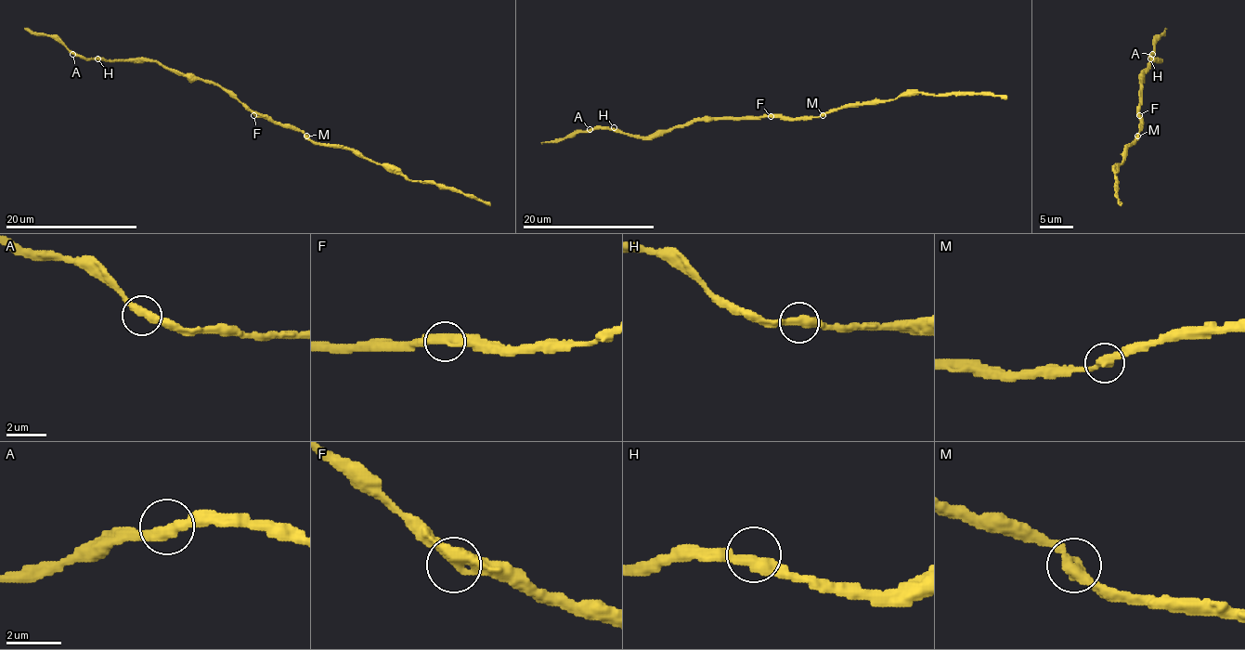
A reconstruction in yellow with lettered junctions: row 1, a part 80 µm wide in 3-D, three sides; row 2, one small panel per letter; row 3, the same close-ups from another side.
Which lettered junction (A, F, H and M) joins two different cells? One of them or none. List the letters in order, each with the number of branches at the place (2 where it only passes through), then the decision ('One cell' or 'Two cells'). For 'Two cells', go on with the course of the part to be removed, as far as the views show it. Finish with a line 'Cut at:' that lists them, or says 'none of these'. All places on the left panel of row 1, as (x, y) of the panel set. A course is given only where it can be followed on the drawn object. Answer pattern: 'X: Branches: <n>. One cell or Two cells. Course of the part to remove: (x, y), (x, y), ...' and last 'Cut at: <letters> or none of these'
A: Branches: 2. One cell
F: Branches: 2. One cell
H: Branches: 2. One cell
M: Branches: 2. One cell
Cut at: none of these

